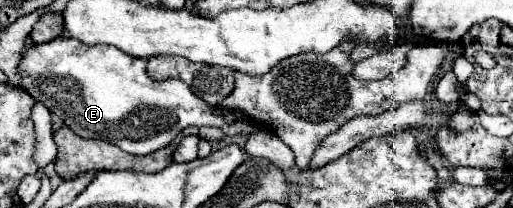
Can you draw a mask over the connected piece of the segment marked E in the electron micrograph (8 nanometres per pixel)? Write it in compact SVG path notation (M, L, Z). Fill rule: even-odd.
M58 37L40 45L32 45L26 49L18 63L18 73L22 77L20 87L26 89L36 101L44 103L54 117L66 123L76 135L84 139L106 139L118 145L122 151L130 155L150 155L162 147L168 147L174 137L186 127L218 127L224 135L250 135L258 131L258 125L248 119L248 115L230 111L224 107L208 105L198 99L184 81L166 79L154 81L146 73L146 61L126 55L124 51L112 45L86 45L72 37Z

